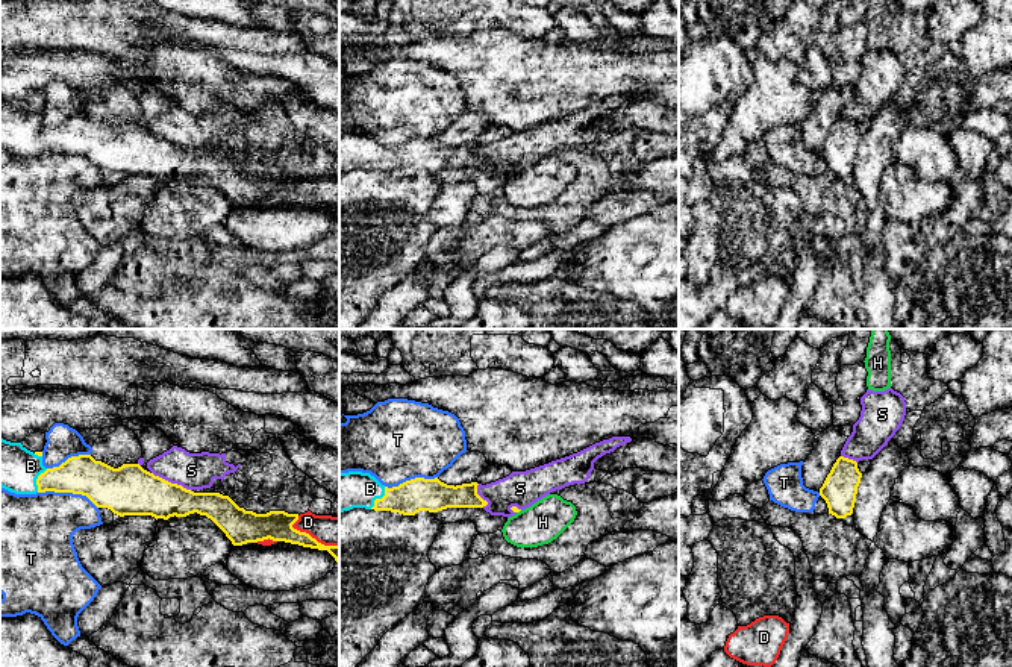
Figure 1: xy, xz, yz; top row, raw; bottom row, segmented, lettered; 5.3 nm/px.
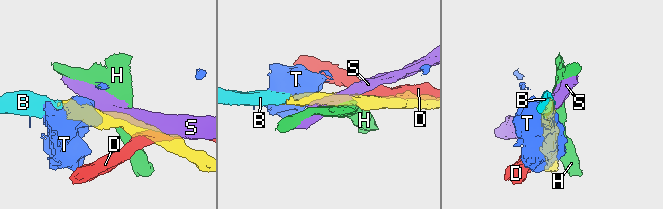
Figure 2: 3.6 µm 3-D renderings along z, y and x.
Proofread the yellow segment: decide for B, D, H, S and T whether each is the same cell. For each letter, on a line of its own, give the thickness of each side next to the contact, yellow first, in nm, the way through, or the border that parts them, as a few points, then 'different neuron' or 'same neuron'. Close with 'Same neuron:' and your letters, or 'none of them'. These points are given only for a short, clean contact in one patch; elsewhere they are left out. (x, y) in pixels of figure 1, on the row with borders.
B: 180/200 nm | across xz (417, 494), (408, 499), (379, 499), (367, 491), (340, 491) | same neuron
D: 160/160 nm | different neuron
H: 30/220 nm | along xz (520, 510), (517, 513) | different neuron
S: 280/190 nm | different neuron
T: 220/360 nm | different neuron
Same neuron: B

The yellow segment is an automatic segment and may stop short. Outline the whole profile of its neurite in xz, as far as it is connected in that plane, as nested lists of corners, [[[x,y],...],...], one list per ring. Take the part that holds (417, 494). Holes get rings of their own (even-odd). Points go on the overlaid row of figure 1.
[[[362,471],[339,473],[339,512],[353,508],[391,511],[415,515],[420,511],[438,512],[447,508],[483,508],[477,482],[447,485],[438,478],[415,478],[388,488],[374,476]]]

